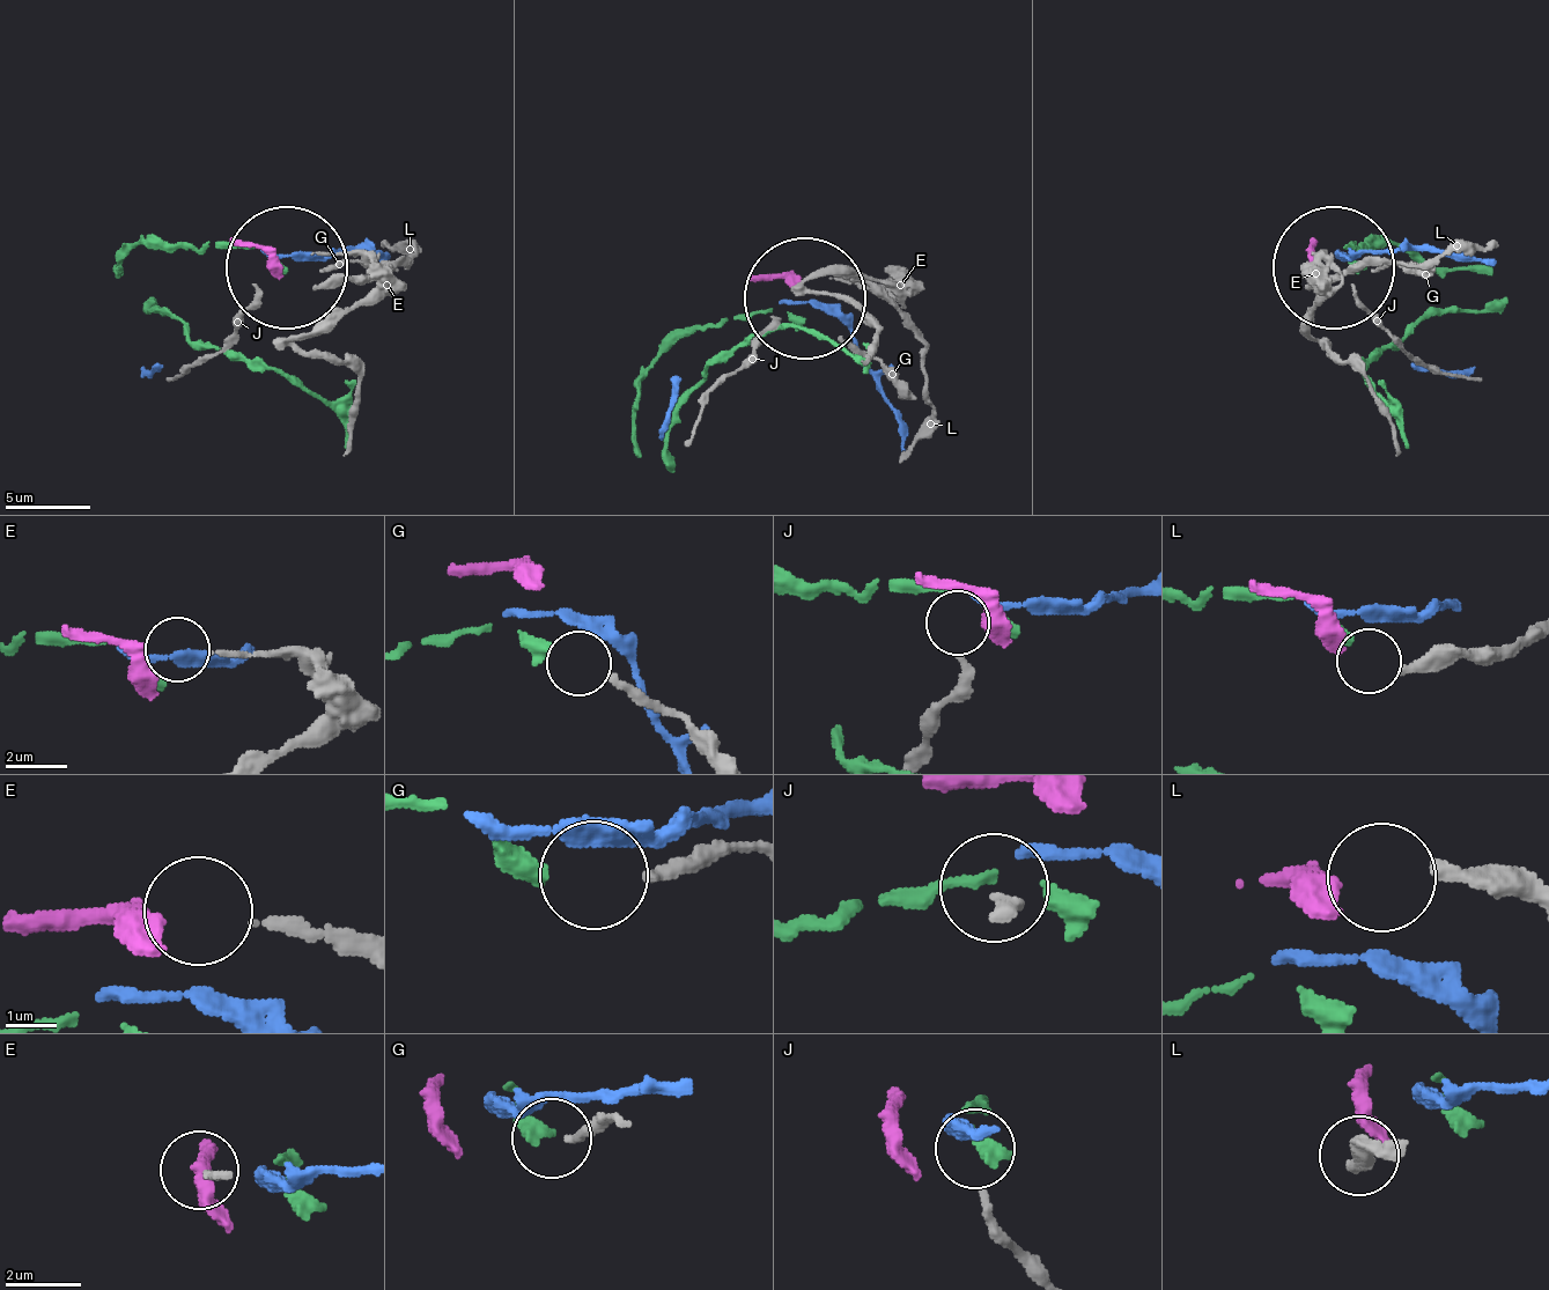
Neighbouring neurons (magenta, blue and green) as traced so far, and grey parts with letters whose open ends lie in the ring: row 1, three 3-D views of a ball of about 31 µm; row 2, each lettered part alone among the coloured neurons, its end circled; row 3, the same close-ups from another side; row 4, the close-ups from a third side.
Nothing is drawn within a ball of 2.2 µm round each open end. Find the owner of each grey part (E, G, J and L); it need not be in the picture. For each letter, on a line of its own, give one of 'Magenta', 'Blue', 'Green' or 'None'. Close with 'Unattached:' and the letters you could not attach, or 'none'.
E: Magenta
G: Green
J: None
L: None
Unattached: J, L

